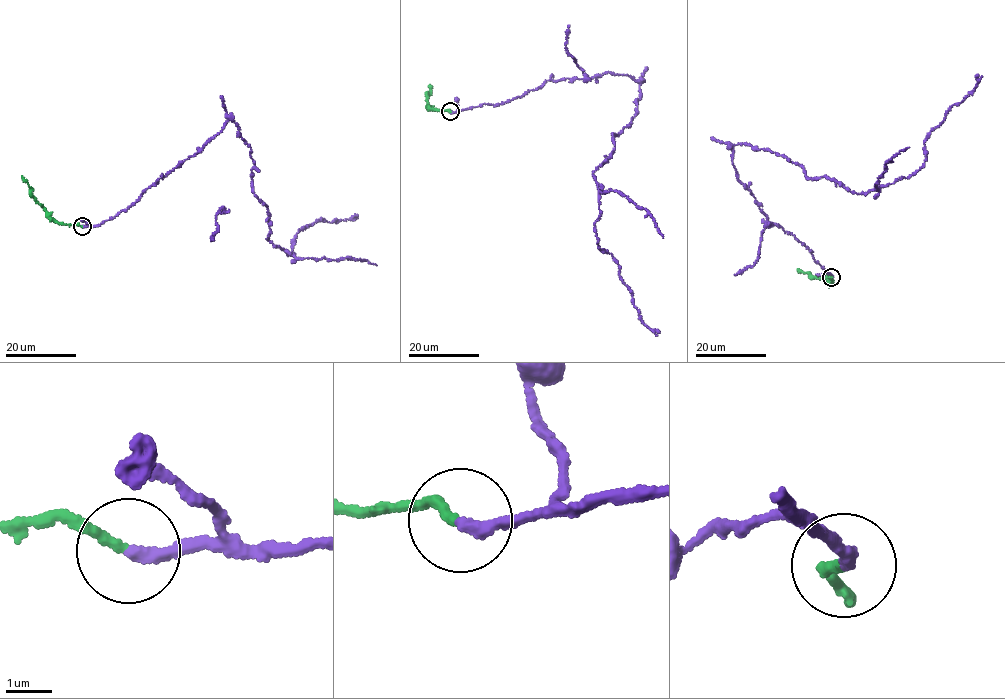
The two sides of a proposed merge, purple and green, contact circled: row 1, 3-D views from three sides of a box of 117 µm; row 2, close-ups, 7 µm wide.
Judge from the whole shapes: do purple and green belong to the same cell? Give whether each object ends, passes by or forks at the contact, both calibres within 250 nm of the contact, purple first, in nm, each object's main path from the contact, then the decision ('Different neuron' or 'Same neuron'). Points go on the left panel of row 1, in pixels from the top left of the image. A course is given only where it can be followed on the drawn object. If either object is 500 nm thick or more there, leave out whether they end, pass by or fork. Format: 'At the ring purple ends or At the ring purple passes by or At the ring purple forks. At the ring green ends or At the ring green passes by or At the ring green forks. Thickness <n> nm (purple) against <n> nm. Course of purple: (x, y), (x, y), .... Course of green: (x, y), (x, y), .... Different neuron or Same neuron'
At the ring purple ends. At the ring green ends. Thickness 280 nm (purple) against 200 nm. Course of purple: (82, 227), (136, 203), (229, 118), (250, 147), (267, 240), (291, 255), (296, 233), (321, 218), (358, 215). Course of green: (82, 226), (61, 224), (46, 213), (32, 196), (22, 175). Different neuron

